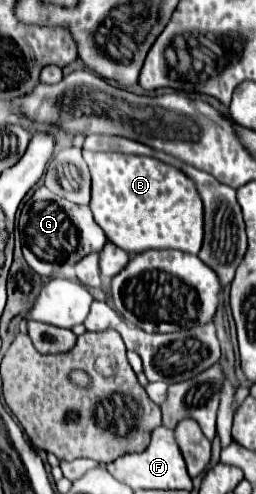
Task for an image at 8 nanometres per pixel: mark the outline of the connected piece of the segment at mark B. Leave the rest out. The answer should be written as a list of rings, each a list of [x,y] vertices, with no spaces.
[[[85,150],[91,152],[84,152],[84,160],[90,168],[90,176],[92,176],[92,198],[90,198],[90,210],[94,214],[94,220],[96,224],[104,230],[106,238],[120,246],[122,250],[126,250],[128,254],[138,254],[138,252],[144,252],[144,250],[150,250],[150,248],[176,248],[176,250],[182,250],[182,252],[190,252],[190,254],[198,254],[200,246],[202,246],[202,200],[198,196],[198,190],[194,186],[194,182],[190,178],[186,178],[186,174],[182,174],[178,168],[170,166],[170,164],[164,164],[156,158],[148,158],[148,156],[132,156],[132,154],[118,154],[118,152],[94,152],[93,150]]]

